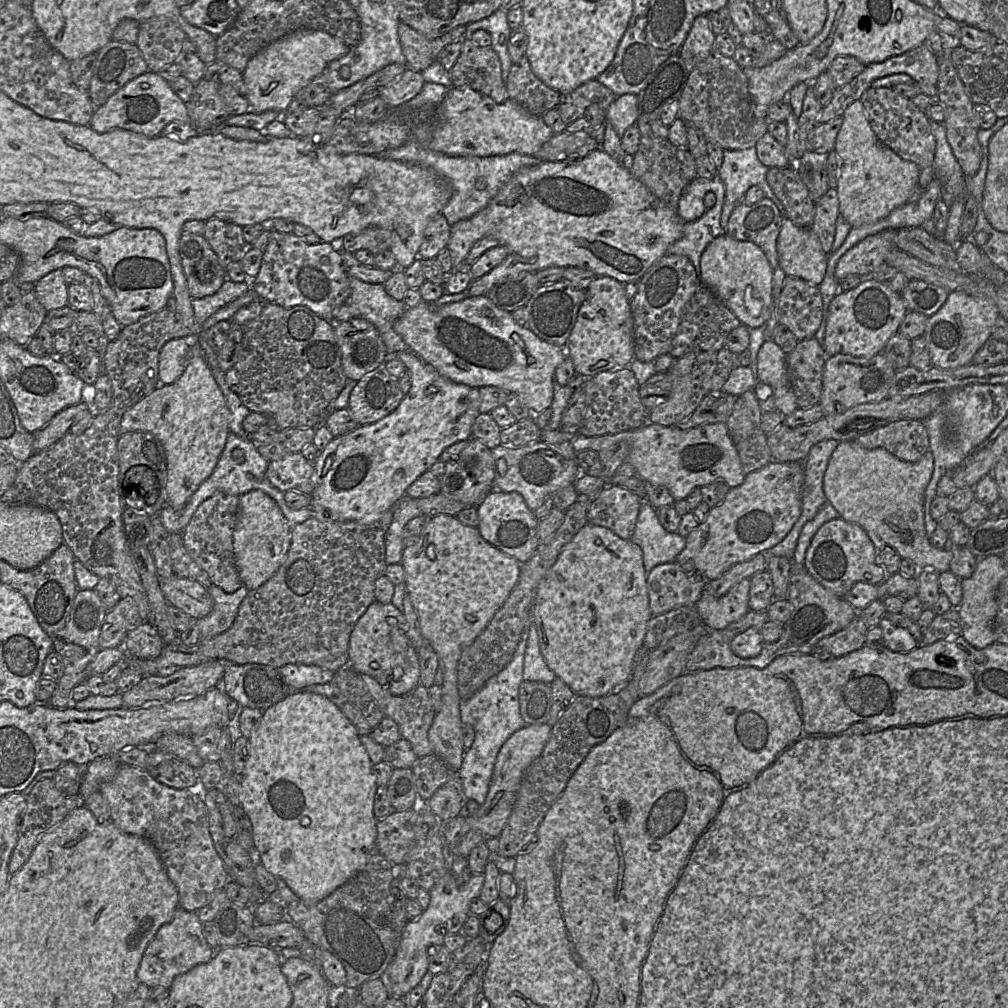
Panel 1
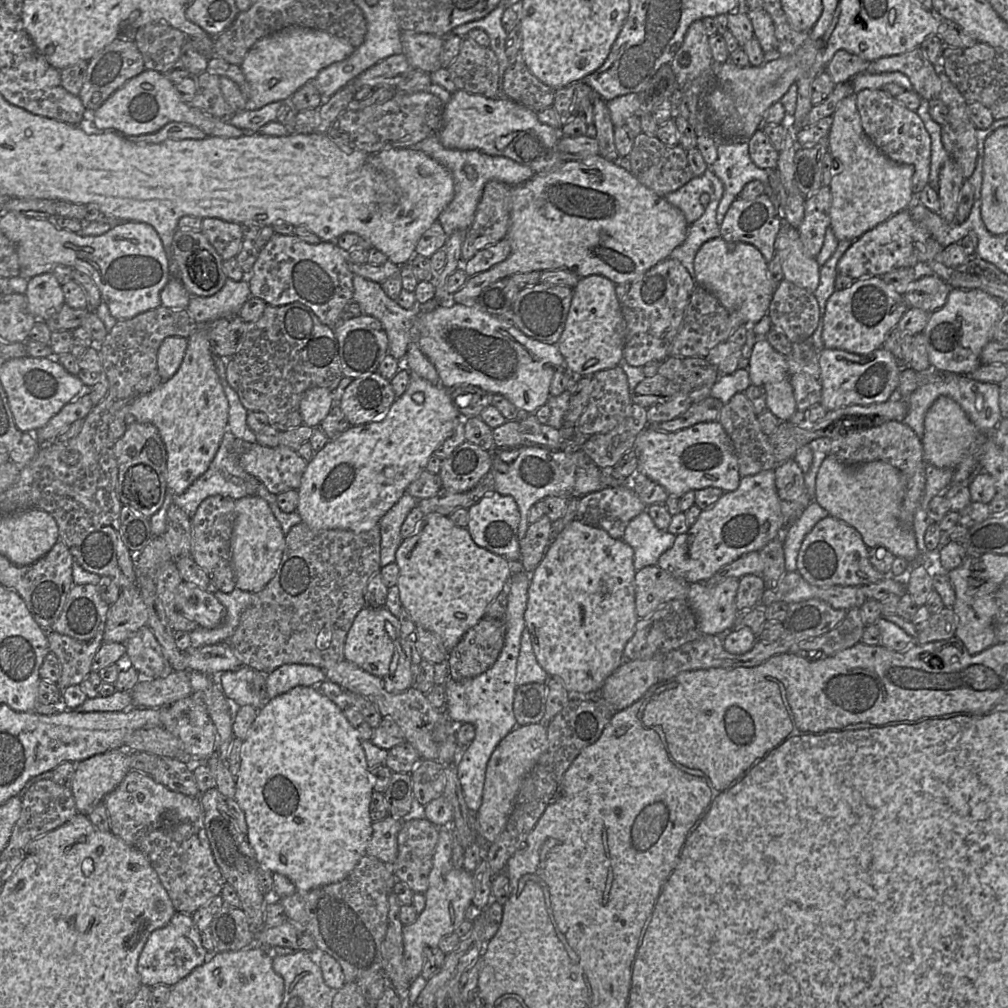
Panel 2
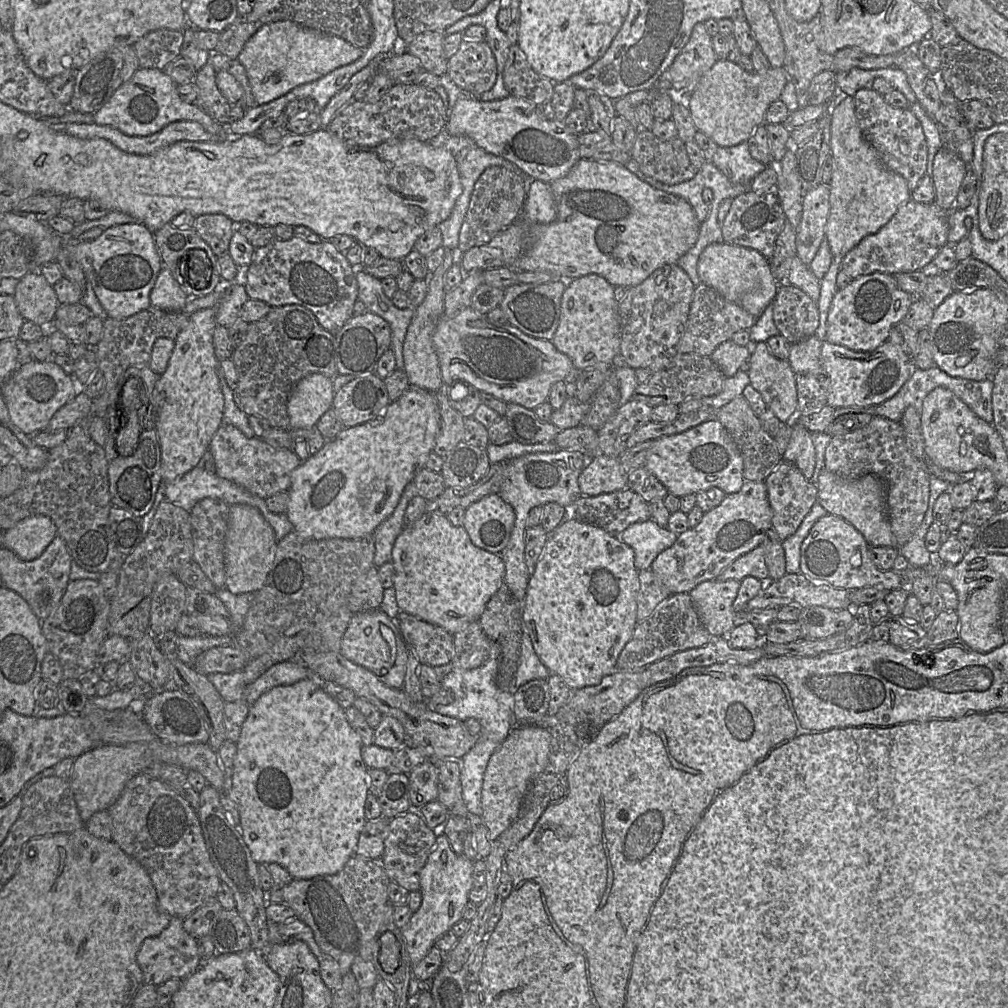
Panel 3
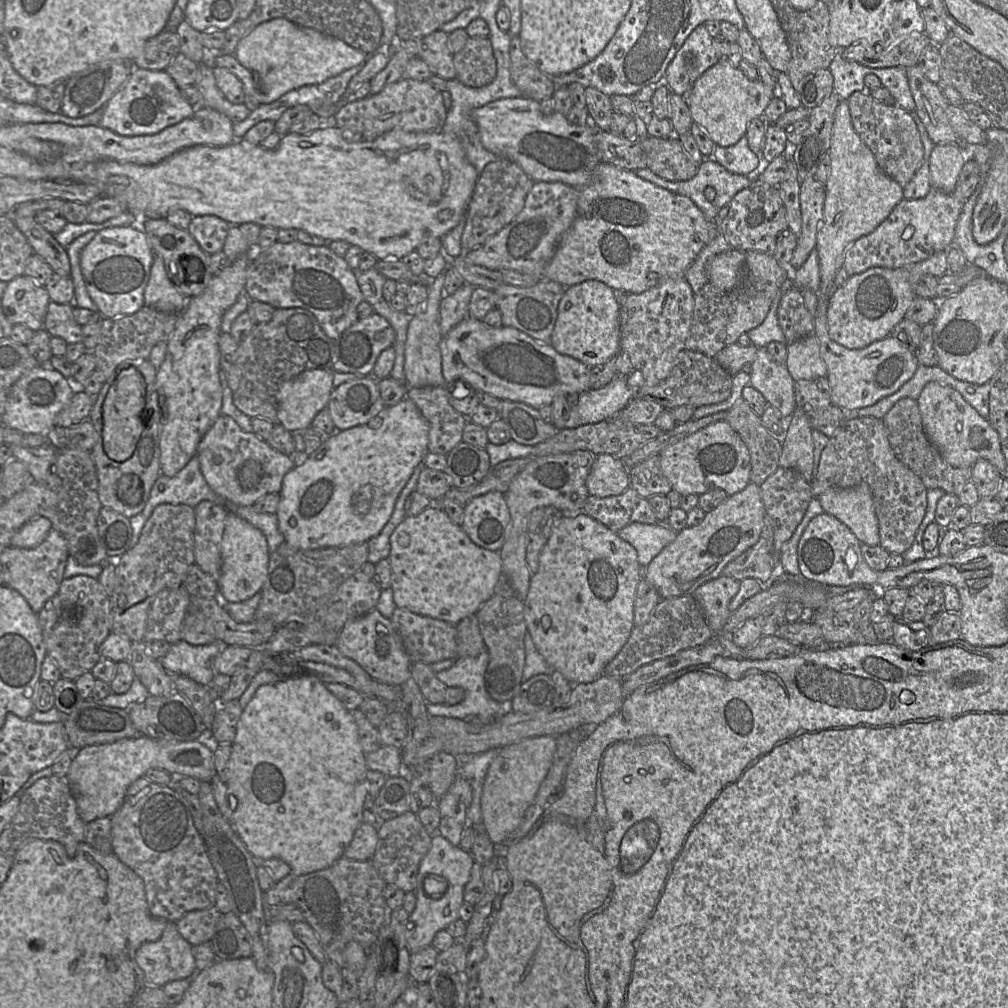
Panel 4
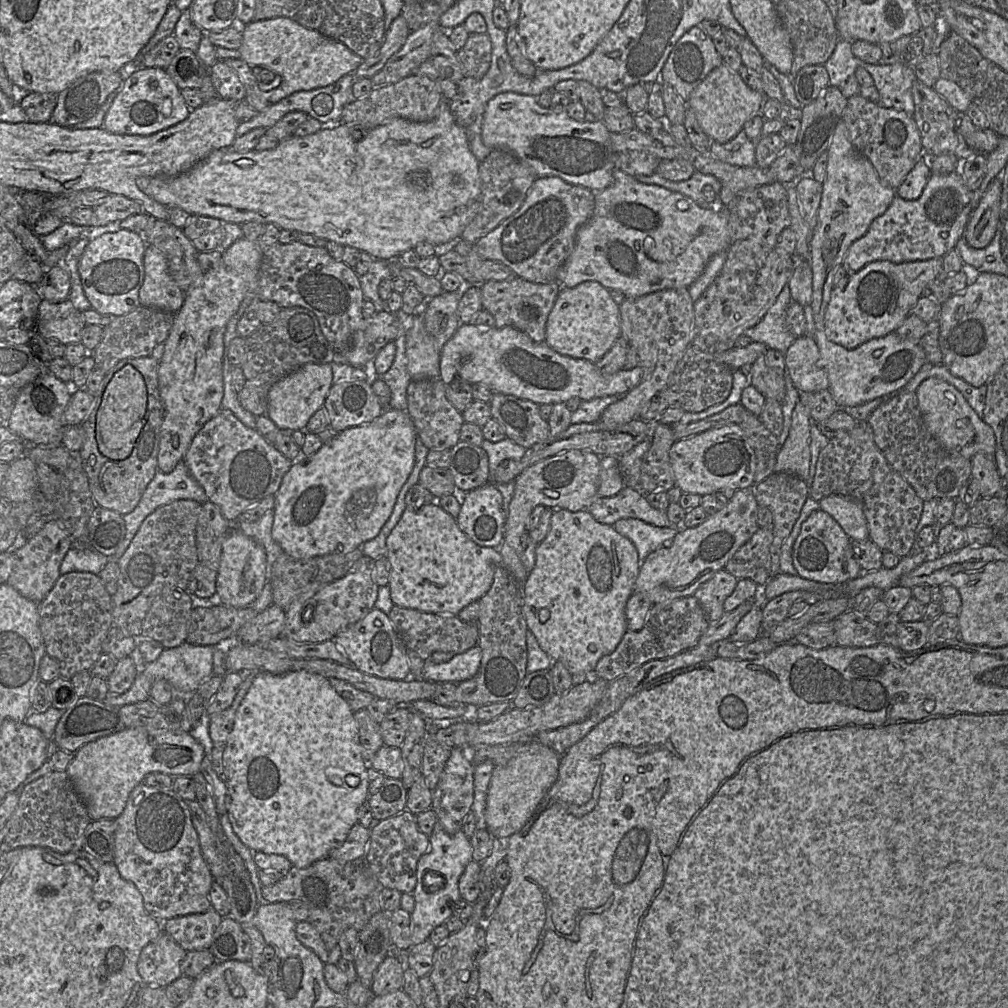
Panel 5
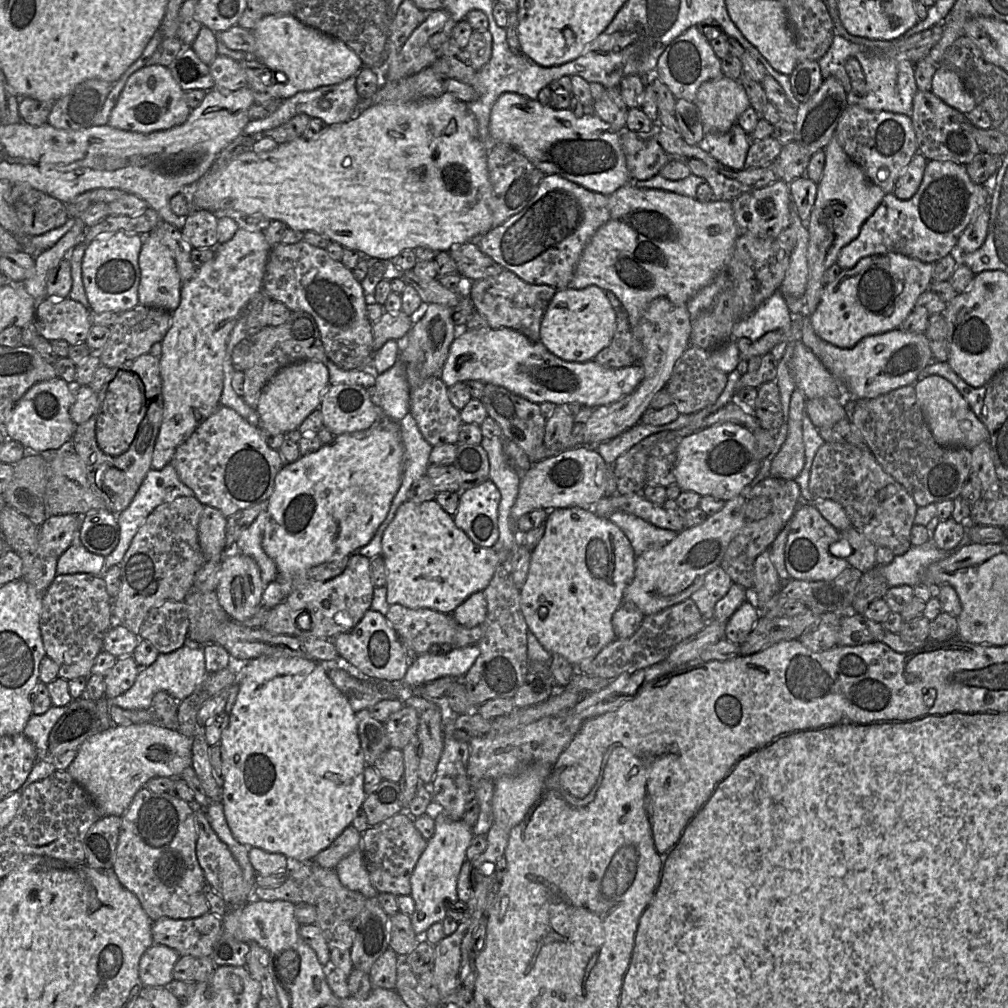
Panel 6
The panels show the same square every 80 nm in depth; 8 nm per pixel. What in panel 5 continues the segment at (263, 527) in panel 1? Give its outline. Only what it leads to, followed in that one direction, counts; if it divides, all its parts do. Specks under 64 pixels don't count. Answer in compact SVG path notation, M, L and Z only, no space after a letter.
M230 524L230 531L223 542L221 561L217 572L216 594L222 601L221 605L235 608L251 606L266 583L266 561L265 548L243 534L237 525Z

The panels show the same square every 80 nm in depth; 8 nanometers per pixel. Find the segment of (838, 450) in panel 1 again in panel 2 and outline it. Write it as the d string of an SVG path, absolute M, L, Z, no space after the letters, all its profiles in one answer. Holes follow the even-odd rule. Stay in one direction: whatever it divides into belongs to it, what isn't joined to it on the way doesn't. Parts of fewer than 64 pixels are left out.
M940 396L928 409L924 418L924 433L921 438L923 460L926 466L955 469L970 449L975 449L977 444L985 440L985 437L987 434L981 433L976 428L955 401L949 397ZM829 454L816 477L814 501L830 516L856 529L869 549L885 547L894 556L911 562L921 557L921 553L913 528L900 520L904 486L904 478L888 463L872 461L848 466Z

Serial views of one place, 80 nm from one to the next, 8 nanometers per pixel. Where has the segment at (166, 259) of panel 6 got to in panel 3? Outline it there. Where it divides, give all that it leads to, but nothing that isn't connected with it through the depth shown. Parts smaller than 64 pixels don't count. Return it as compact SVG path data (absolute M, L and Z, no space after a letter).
M163 267L150 293L151 305L164 311L183 311L188 299L171 272Z

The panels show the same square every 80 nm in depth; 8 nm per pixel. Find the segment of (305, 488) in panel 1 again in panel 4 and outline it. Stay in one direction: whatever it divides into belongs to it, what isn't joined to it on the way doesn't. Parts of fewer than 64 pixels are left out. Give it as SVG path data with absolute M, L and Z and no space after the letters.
M222 414L201 439L195 456L210 488L233 506L253 506L267 494L280 493L284 476L295 467L291 456L275 450L255 433L243 431Z

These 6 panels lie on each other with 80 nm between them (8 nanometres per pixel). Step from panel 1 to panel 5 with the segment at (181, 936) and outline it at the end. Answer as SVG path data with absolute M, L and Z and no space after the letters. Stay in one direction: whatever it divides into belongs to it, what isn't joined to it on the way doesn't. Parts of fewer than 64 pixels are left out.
M162 933L142 949L138 972L147 986L165 988L183 976L181 963L186 954L169 934Z

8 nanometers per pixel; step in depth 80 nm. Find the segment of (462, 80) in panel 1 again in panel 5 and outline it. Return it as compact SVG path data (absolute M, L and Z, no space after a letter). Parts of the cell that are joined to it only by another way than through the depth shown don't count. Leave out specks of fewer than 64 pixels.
M470 34L464 47L458 51L465 78L482 79L492 61L492 42L488 34Z

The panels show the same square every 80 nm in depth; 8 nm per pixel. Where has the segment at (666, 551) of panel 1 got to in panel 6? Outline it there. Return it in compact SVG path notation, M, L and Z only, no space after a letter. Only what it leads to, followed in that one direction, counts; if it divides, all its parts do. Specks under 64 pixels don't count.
M614 512L608 519L626 535L636 557L646 551L665 546L680 533L657 527L626 512Z

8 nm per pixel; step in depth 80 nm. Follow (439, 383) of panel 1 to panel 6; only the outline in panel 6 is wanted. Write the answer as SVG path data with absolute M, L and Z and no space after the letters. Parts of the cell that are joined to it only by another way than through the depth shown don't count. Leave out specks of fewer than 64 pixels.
M384 426L336 436L331 444L287 463L275 477L273 493L268 499L268 519L262 548L274 561L278 581L289 582L297 573L327 562L347 558L368 544L386 519L403 474L404 446L400 433Z

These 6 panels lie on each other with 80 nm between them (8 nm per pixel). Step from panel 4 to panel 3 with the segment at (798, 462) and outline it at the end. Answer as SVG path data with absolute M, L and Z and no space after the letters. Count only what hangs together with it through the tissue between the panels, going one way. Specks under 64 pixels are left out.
M792 420L792 434L783 454L783 461L793 463L808 480L815 468L815 448L812 433Z

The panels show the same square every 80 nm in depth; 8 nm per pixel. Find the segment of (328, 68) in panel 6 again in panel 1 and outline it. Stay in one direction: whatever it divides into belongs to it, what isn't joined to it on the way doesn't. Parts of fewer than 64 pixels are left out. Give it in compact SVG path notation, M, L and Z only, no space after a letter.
M312 29L297 30L269 44L249 60L242 73L250 112L276 110L283 113L301 88L320 75L331 61L343 57L349 50L350 47L338 38Z

